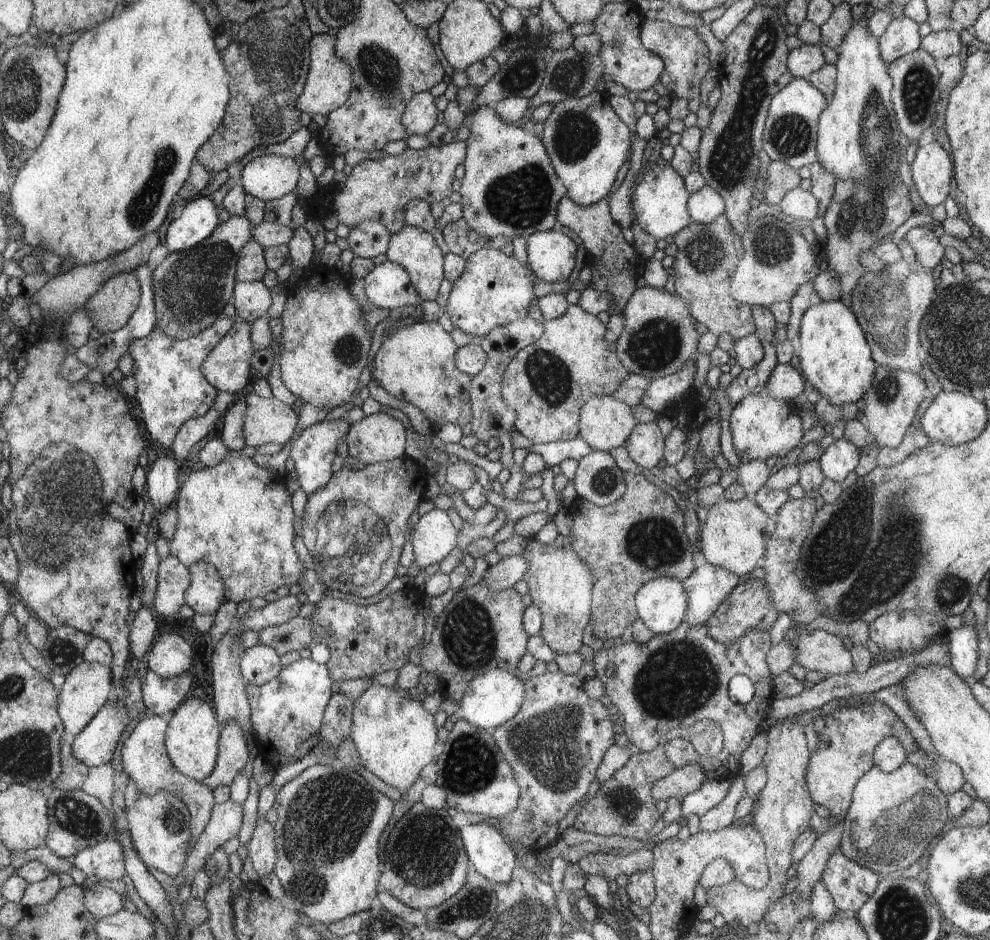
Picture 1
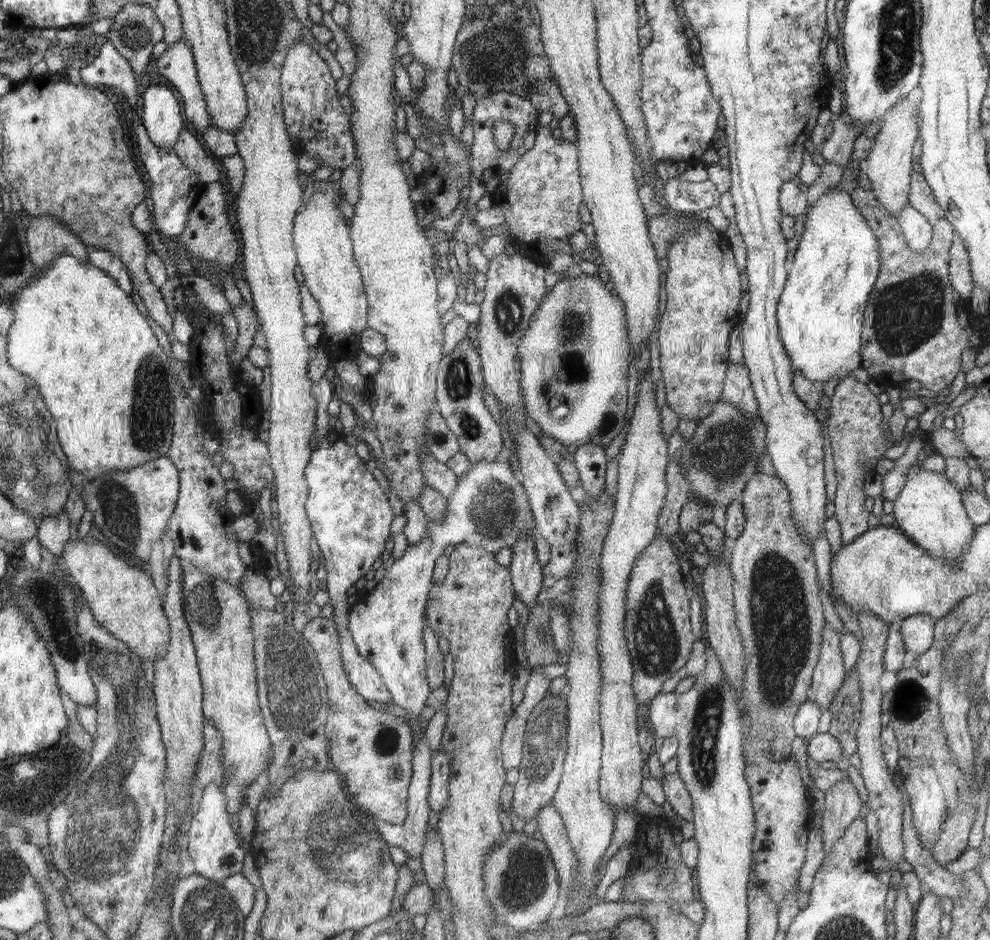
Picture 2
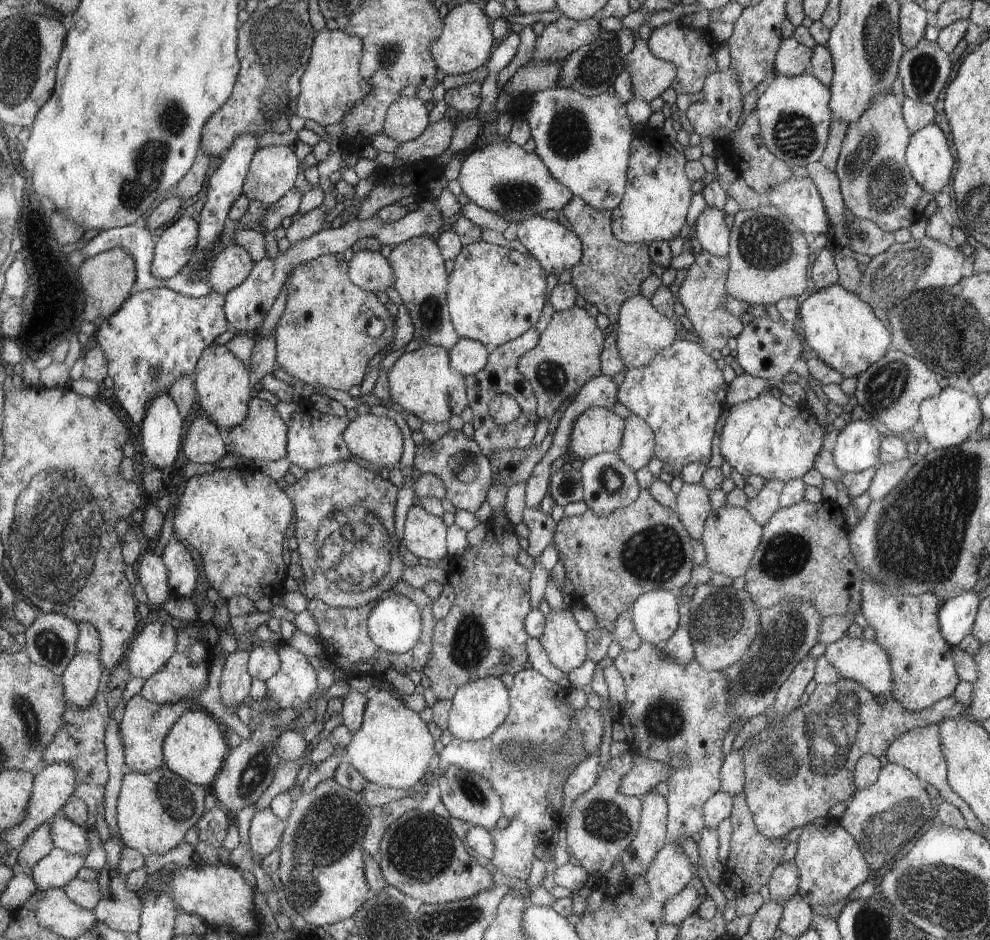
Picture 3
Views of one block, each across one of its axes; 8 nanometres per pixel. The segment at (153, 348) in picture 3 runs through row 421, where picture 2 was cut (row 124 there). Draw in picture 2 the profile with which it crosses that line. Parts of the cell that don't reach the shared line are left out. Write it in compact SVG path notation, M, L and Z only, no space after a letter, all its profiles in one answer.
M106 39L101 46L100 55L93 63L82 67L79 72L82 82L88 86L97 86L98 88L108 86L108 88L122 90L124 98L126 98L128 104L132 106L132 112L134 112L136 148L138 148L140 162L142 162L142 166L144 166L147 180L150 180L152 191L150 198L152 198L152 202L154 202L154 223L150 223L150 226L154 225L152 230L157 234L160 233L166 237L173 238L180 236L184 230L184 226L186 226L190 210L198 201L200 194L204 192L205 184L200 181L199 174L193 172L188 165L184 164L183 160L180 160L180 157L178 157L178 154L176 154L173 148L158 147L150 140L146 132L146 127L142 125L142 117L138 116L134 109L136 101L138 100L138 92L142 89L142 84L136 80L136 73L134 73L132 65L120 54L120 51L118 51L114 44Z

